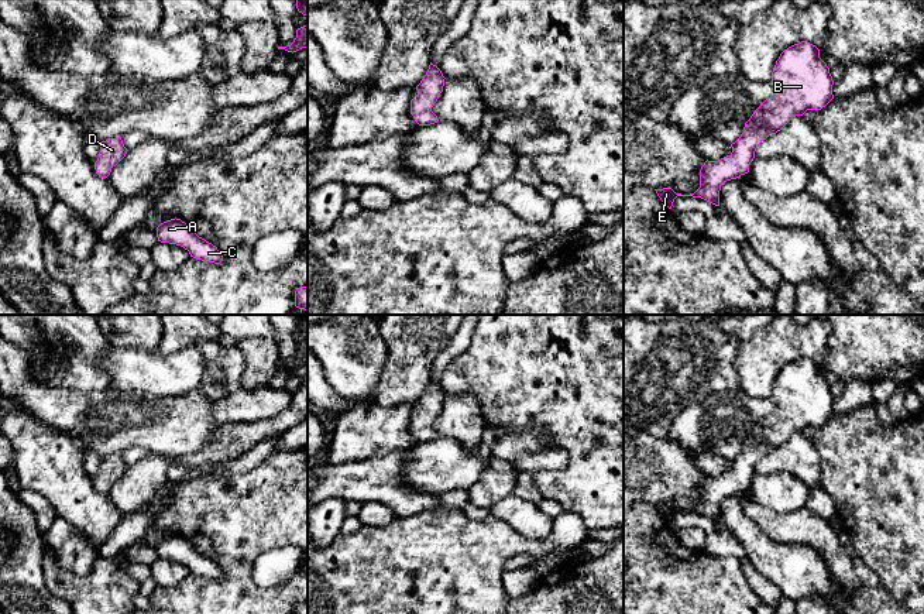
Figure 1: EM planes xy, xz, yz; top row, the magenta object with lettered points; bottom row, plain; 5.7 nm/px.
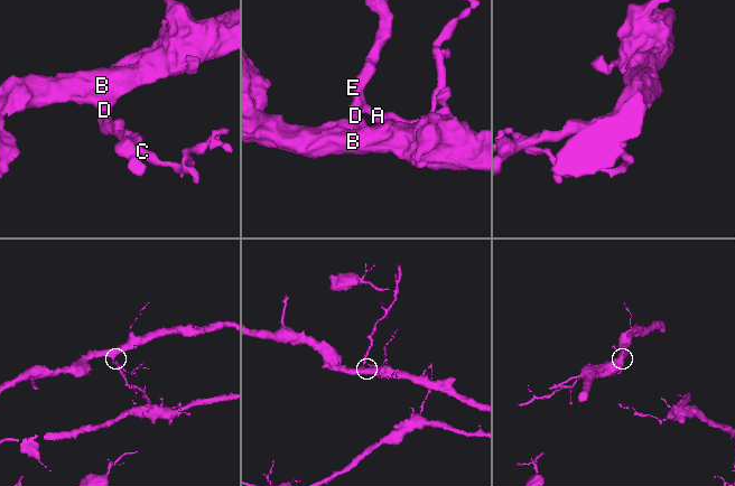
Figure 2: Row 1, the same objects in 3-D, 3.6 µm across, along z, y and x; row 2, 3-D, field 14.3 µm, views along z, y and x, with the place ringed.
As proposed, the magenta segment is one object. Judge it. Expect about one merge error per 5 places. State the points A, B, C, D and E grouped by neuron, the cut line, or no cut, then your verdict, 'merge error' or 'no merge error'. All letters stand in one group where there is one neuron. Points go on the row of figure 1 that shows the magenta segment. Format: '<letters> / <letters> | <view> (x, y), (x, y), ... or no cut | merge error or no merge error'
A B C D E | no cut | no merge error

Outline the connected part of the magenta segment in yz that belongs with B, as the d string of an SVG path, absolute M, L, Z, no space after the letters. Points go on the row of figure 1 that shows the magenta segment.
M801 41L784 49L772 72L773 95L766 99L745 123L741 137L731 144L732 152L718 161L705 161L700 169L700 188L690 195L676 193L671 188L655 189L660 200L671 209L677 196L701 198L715 206L719 206L721 185L727 181L736 179L749 172L749 165L755 158L759 144L770 134L780 131L793 117L803 116L807 110L821 110L832 99L832 76L829 68L820 58L820 49Z

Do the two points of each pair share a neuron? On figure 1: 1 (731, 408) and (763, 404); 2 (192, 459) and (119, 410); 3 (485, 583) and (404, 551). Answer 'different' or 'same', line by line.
1: same
2: different
3: same

